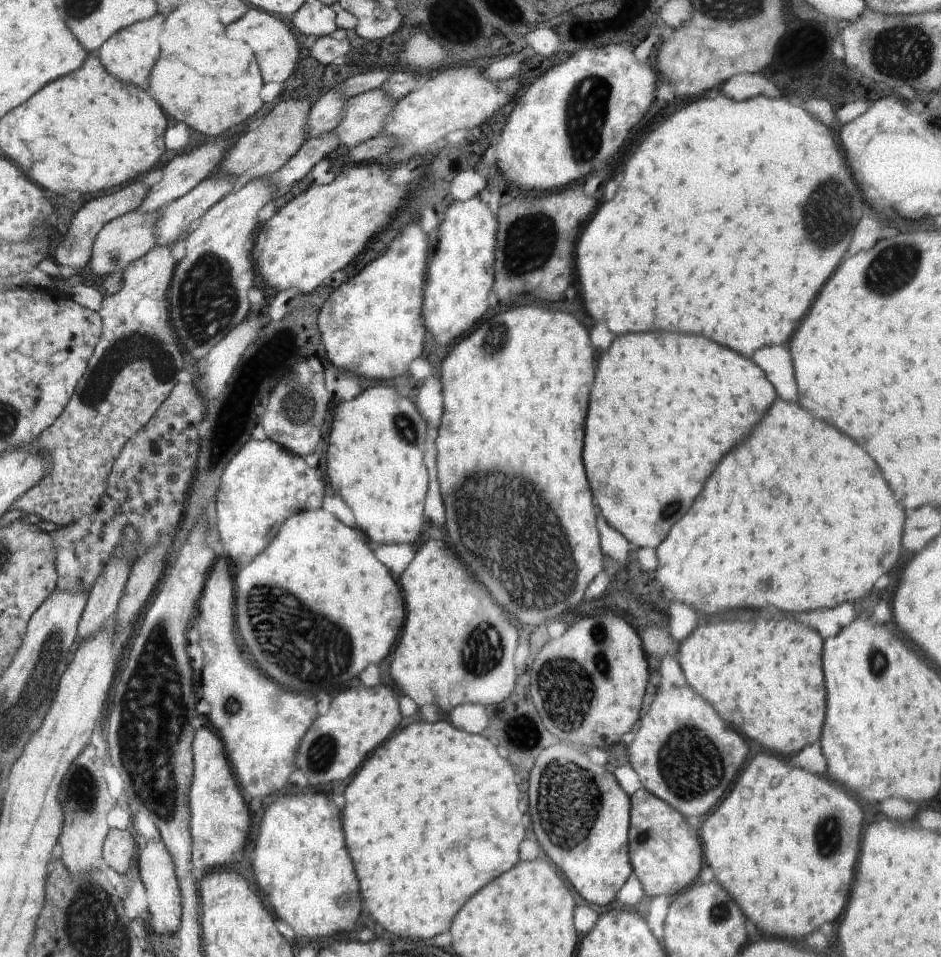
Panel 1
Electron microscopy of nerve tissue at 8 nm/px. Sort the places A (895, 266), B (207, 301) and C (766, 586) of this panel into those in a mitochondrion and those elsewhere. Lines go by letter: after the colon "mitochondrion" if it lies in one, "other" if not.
A: mitochondrion
B: mitochondrion
C: mitochondrion

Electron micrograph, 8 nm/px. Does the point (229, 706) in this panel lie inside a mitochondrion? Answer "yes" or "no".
no

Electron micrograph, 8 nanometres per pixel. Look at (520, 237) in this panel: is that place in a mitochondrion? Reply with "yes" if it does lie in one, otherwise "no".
yes

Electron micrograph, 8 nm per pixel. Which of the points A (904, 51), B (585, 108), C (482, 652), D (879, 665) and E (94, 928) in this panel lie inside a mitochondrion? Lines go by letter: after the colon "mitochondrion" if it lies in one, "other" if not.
A: mitochondrion
B: mitochondrion
C: mitochondrion
D: mitochondrion
E: mitochondrion

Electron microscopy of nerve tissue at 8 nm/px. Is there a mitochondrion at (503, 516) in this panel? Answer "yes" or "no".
yes

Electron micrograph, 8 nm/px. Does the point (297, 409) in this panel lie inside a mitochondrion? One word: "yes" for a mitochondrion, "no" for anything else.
yes

